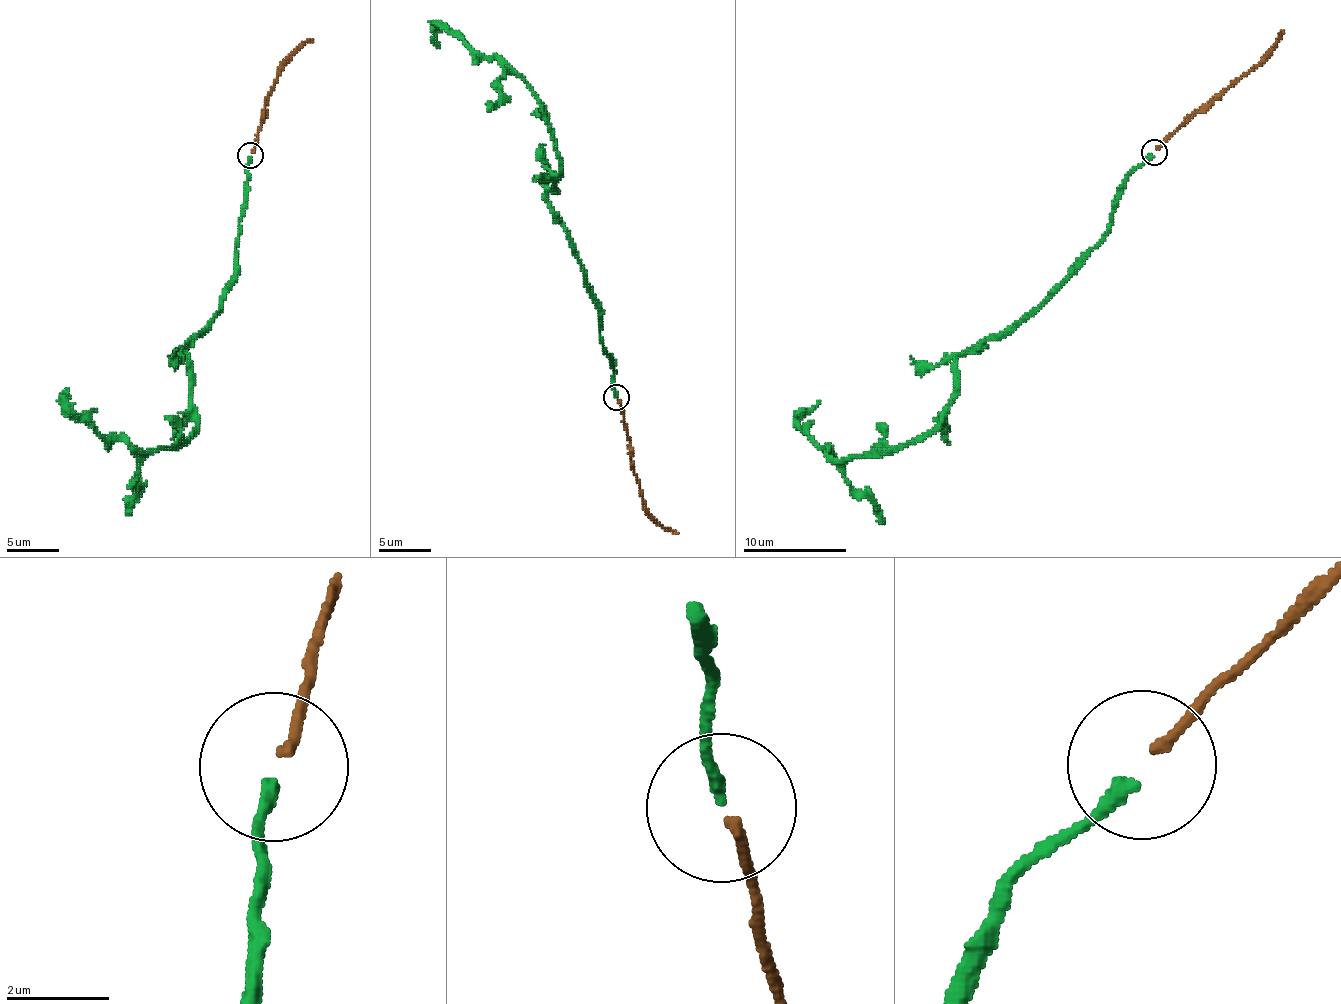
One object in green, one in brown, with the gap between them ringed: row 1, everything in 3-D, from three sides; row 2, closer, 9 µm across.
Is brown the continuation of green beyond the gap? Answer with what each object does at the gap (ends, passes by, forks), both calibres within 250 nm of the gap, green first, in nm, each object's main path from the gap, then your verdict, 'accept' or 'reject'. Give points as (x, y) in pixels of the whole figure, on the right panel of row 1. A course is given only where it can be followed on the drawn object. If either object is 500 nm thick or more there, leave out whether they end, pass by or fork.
green ends; brown ends; calibres 280 and 200 nm; course green (1151, 154), (1110, 232), (962, 353), (957, 397), (925, 433), (835, 461), (799, 424), (820, 401); course brown (1156, 149), (1259, 62), (1283, 30); accept

